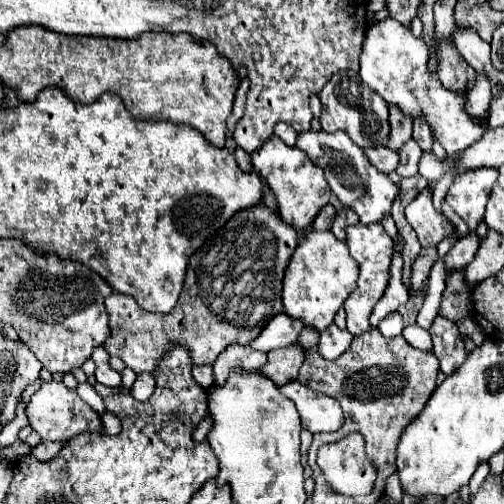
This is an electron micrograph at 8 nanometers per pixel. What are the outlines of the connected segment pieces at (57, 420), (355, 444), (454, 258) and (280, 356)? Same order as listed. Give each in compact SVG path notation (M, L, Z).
M46 382L28 402L26 406L26 416L34 432L44 440L44 442L68 442L70 438L86 432L98 432L104 434L102 418L96 410L92 410L86 402L82 402L76 394L76 390L70 390L64 386L64 382Z
M350 434L334 444L320 446L318 466L324 472L326 482L338 494L367 495L373 488L376 470L364 452L364 440L360 434Z
M468 232L466 236L458 238L458 242L450 248L450 252L444 256L446 262L446 270L448 272L456 272L456 270L464 270L472 260L474 254L480 246L480 238L476 236L476 232Z
M288 346L280 350L268 352L268 362L260 368L260 372L270 378L276 386L284 386L298 378L298 368L302 366L304 350L300 346Z

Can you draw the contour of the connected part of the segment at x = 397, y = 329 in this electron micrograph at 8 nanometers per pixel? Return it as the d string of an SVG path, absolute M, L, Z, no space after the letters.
M392 312L392 314L388 314L386 320L382 320L382 322L378 324L378 330L380 330L384 336L398 336L398 334L402 334L404 324L402 324L402 316L400 316L400 312Z

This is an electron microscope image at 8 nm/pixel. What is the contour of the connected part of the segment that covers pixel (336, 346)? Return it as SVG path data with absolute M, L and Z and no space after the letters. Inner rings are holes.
M330 324L322 334L320 334L320 342L318 342L318 352L326 358L326 360L336 360L342 352L348 350L350 342L354 340L354 336L348 330L340 330L336 324Z

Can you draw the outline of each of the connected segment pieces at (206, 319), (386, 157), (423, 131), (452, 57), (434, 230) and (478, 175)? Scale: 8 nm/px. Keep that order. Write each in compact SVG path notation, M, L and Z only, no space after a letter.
M264 204L240 210L214 238L192 254L184 290L170 314L146 312L134 298L120 292L112 292L106 298L112 330L104 342L106 352L118 356L136 374L154 374L158 358L174 344L184 346L196 366L212 364L230 344L248 344L270 318L282 312L282 278L296 246L296 230L284 224L278 212Z
M376 146L376 148L366 148L364 150L366 158L370 160L372 166L376 166L380 172L384 174L390 174L396 170L400 158L398 158L398 152L396 150L390 150L388 146Z
M418 114L418 118L414 118L414 134L416 142L420 144L422 150L430 150L432 148L432 136L430 136L430 126L426 126L426 120L422 118L422 114Z
M438 40L438 54L438 78L442 86L446 86L448 90L458 90L458 94L466 98L468 92L476 86L476 72L462 60L458 50L448 42Z
M422 190L408 206L406 206L406 220L410 222L412 230L416 232L422 248L438 246L444 238L452 234L450 222L438 214L432 206L432 190Z
M472 170L470 174L454 178L446 204L468 224L470 230L476 230L476 224L484 218L484 208L496 178L498 170Z

